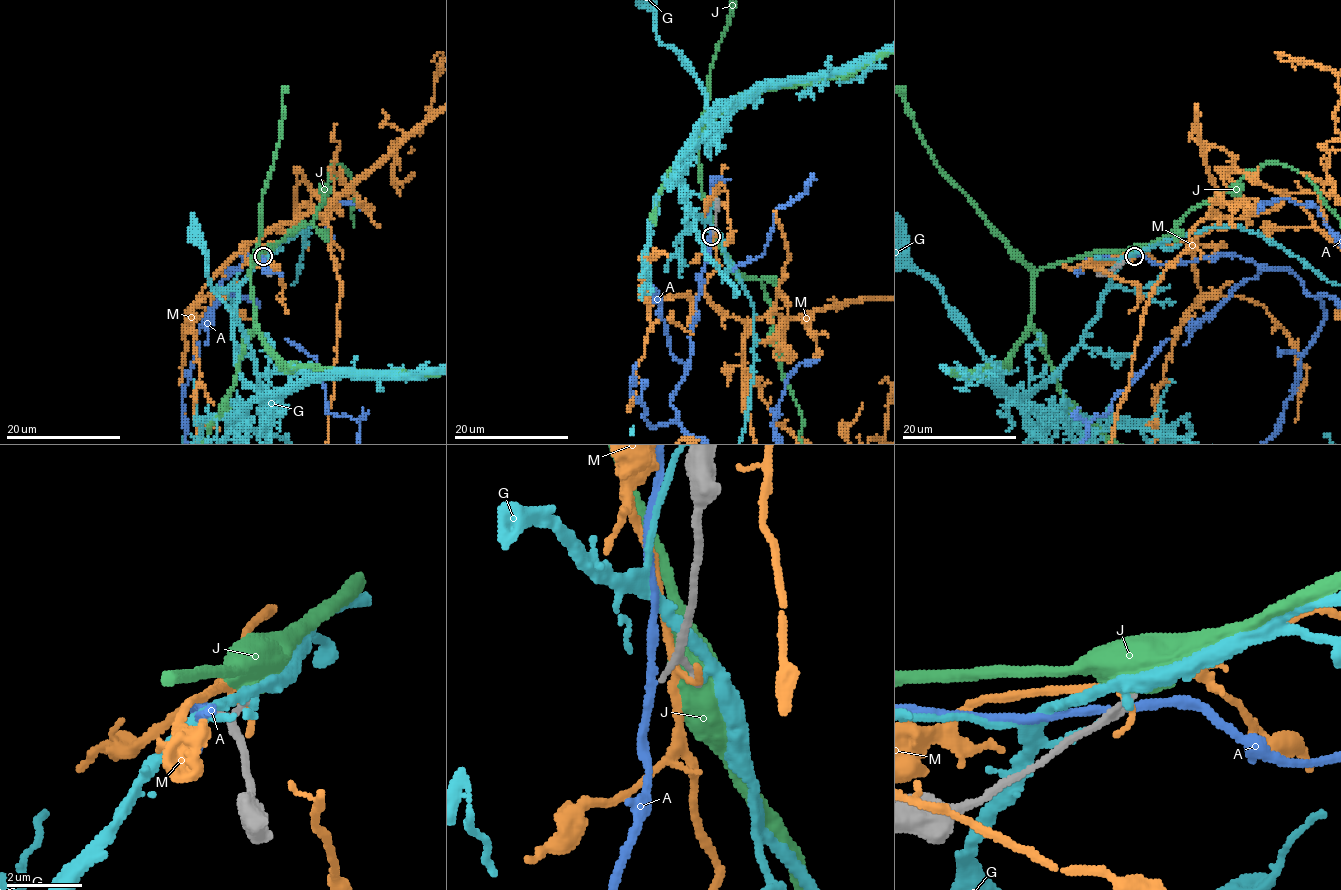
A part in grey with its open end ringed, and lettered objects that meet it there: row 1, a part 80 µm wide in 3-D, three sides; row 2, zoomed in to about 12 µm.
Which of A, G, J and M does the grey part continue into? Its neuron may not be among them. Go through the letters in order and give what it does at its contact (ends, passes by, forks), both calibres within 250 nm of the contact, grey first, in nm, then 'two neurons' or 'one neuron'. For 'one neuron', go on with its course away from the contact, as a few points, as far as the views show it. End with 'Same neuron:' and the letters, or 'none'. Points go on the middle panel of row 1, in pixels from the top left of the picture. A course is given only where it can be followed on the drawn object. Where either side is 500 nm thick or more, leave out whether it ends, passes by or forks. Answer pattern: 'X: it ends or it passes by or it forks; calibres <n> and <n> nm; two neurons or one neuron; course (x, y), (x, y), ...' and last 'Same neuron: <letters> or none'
A: it passes by; calibres 140 and 220 nm; two neurons
G: it passes by; calibres 160 and 280 nm; two neurons
J: calibres 120 and 800 nm; two neurons
M: it passes by; calibres 160 and 200 nm; two neurons
Same neuron: none

